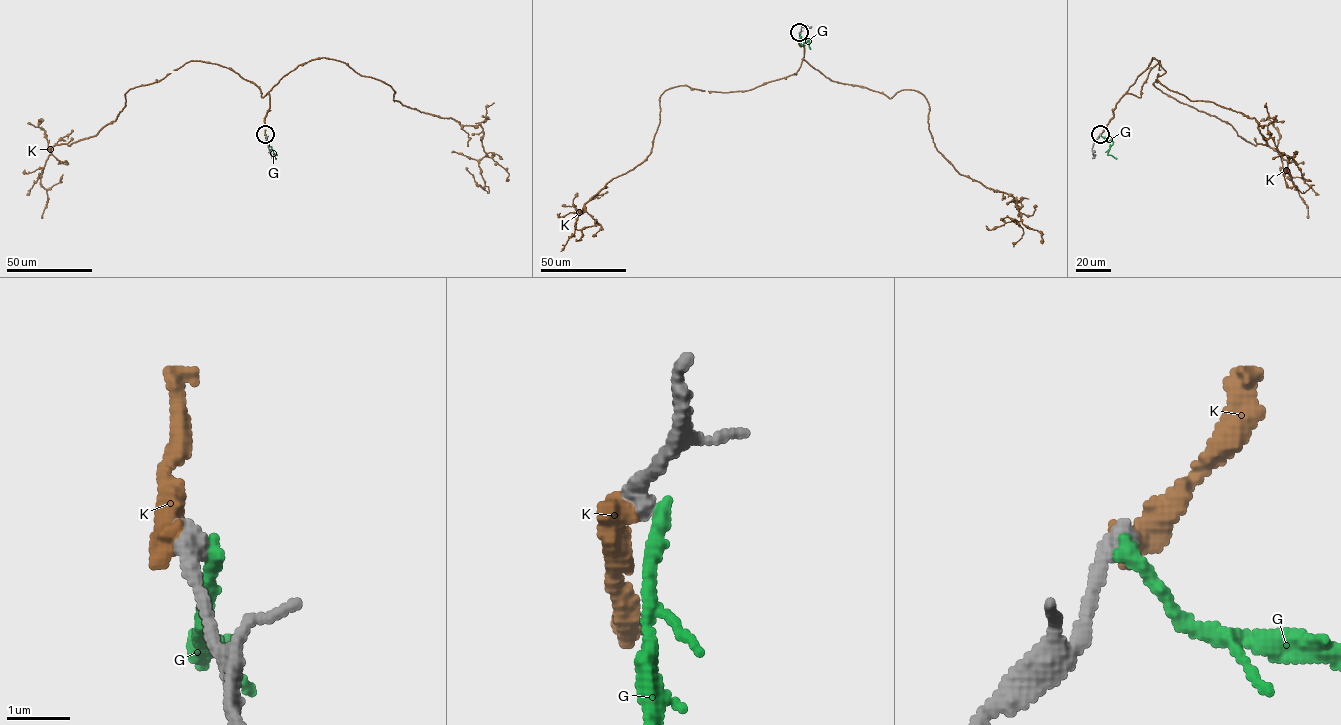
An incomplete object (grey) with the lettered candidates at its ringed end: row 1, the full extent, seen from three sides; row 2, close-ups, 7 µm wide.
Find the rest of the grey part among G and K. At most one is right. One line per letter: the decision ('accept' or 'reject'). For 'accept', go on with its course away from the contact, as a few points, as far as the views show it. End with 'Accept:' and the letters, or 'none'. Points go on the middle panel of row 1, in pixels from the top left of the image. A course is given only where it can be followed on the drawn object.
G: reject
K: reject
Accept: none

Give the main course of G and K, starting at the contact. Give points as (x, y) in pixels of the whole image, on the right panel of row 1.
G: (1100, 134), (1113, 142), (1108, 154), (1116, 158)
K: (1100, 134), (1123, 96), (1141, 96), (1159, 61), (1156, 88), (1278, 153), (1307, 218)

